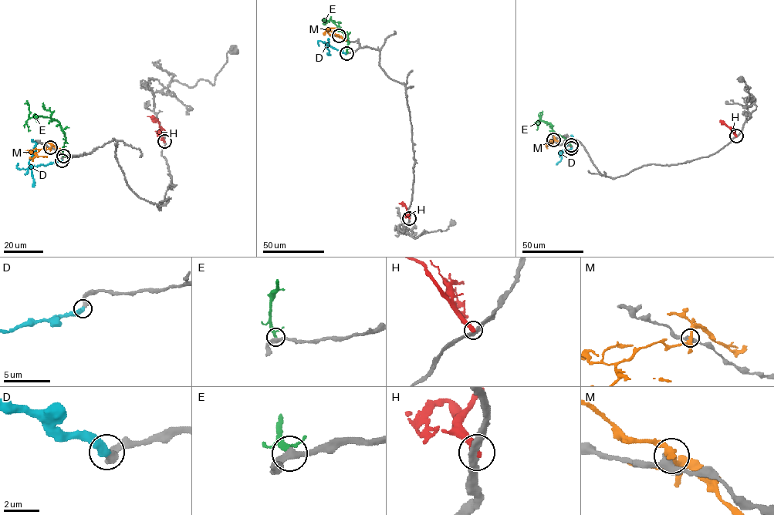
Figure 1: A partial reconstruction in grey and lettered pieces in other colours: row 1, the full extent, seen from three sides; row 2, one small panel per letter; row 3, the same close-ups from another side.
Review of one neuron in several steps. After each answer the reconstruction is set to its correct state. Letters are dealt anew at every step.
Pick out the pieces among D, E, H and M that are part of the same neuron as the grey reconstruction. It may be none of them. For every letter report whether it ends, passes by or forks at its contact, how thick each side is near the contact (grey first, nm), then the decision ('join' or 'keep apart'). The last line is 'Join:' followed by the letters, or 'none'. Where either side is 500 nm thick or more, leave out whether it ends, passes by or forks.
D: calibres 460 and 500 nm; join
E: it passes by; calibres 360 and 200 nm; keep apart
H: it ends; calibres 360 and 480 nm; keep apart
M: it forks; calibres 440 and 280 nm; keep apart
Join: D

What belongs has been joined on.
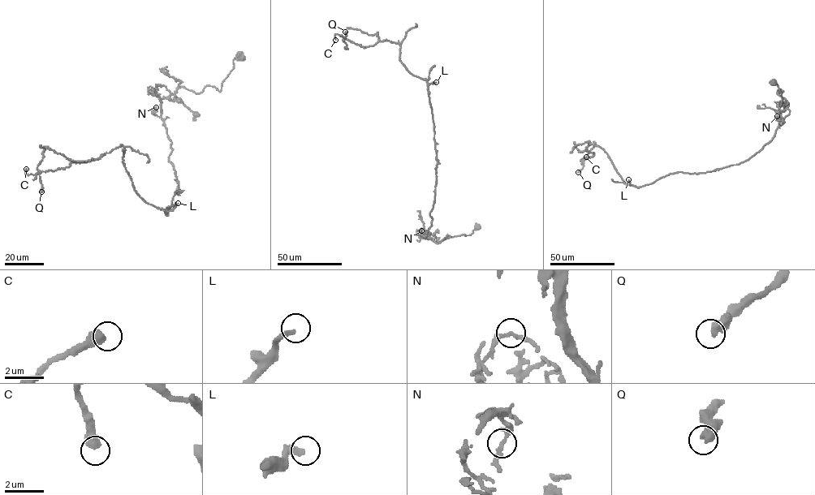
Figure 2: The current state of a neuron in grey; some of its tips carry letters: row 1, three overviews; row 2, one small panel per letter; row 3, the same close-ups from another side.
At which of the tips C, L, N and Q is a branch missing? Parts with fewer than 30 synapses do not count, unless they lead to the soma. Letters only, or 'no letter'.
Q

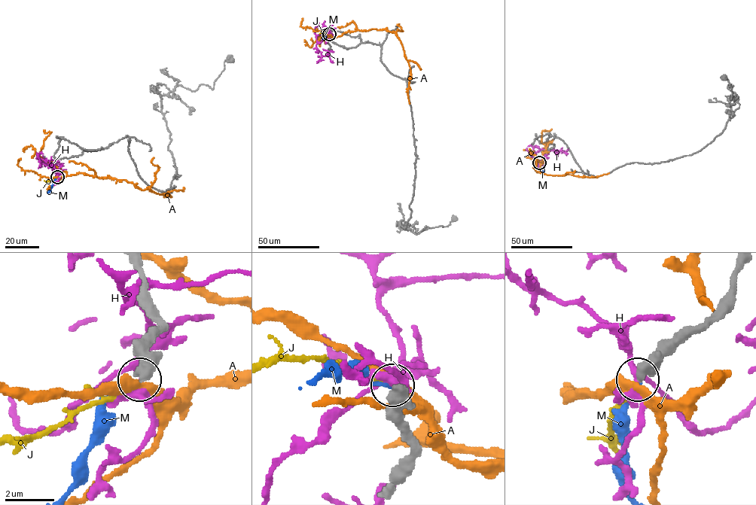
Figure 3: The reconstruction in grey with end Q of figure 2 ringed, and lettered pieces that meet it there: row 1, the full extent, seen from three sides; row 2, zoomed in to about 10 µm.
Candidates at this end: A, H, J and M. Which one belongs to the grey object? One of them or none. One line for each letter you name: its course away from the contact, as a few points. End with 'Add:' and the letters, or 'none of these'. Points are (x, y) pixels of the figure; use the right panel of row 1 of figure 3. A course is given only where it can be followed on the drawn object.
M: course (539, 162), (538, 168), (543, 171), (542, 174)
Add: M

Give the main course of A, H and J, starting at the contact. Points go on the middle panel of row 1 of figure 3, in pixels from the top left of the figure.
A: (330, 34), (335, 38), (345, 32), (373, 28), (394, 31), (400, 41), (410, 70), (407, 92), (410, 104)
H: (330, 34), (327, 27), (316, 36), (315, 48), (322, 56), (327, 55), (333, 62)
J: (329, 34), (319, 34)

